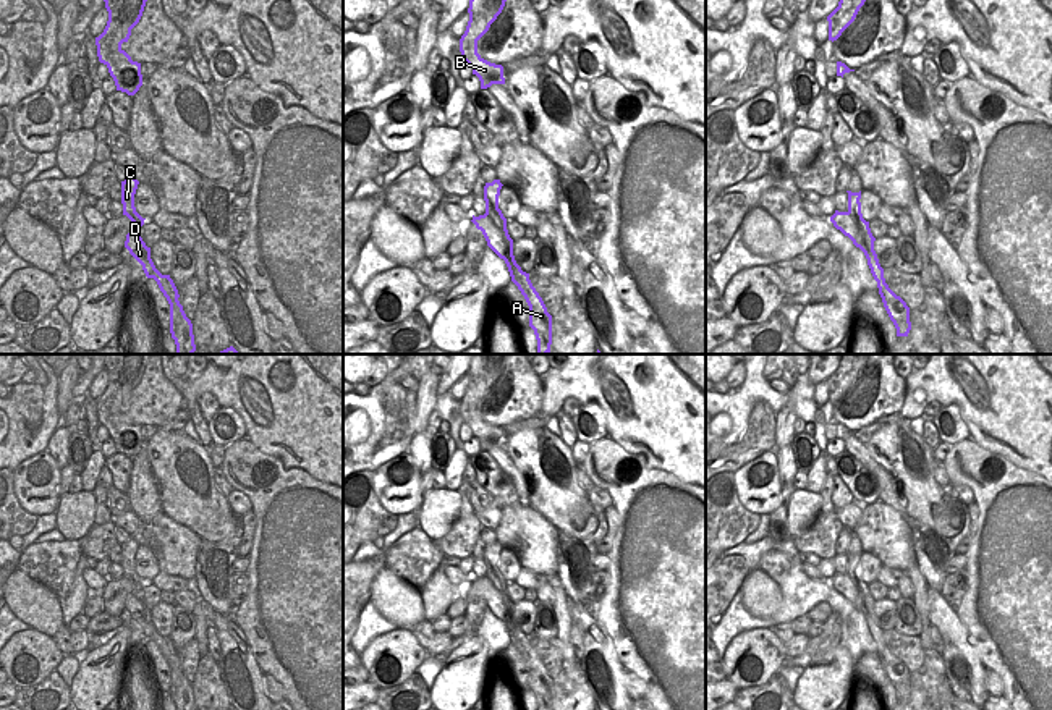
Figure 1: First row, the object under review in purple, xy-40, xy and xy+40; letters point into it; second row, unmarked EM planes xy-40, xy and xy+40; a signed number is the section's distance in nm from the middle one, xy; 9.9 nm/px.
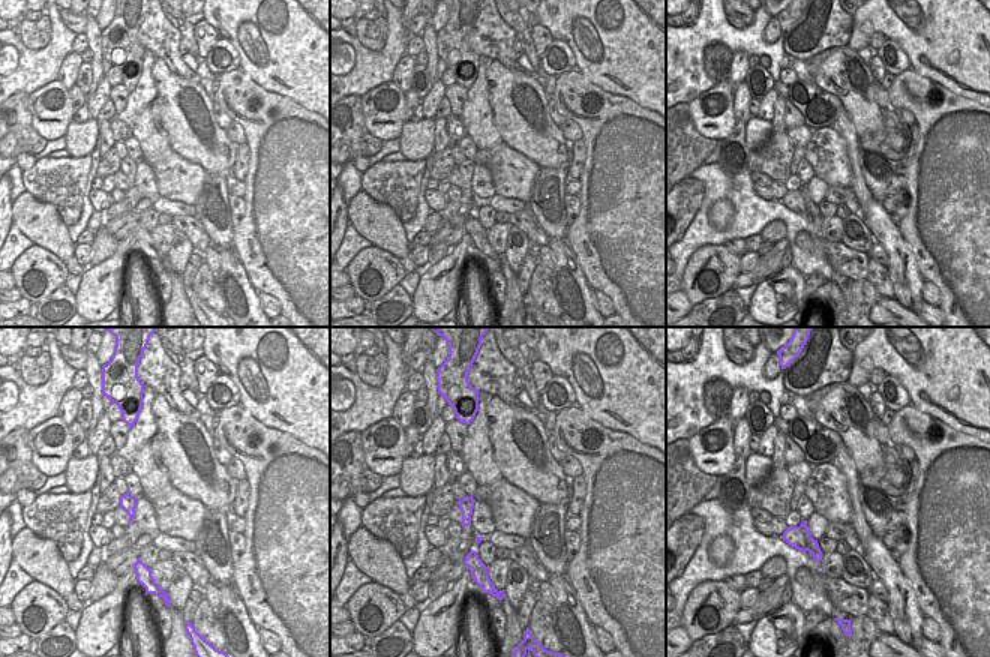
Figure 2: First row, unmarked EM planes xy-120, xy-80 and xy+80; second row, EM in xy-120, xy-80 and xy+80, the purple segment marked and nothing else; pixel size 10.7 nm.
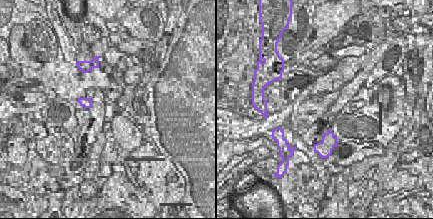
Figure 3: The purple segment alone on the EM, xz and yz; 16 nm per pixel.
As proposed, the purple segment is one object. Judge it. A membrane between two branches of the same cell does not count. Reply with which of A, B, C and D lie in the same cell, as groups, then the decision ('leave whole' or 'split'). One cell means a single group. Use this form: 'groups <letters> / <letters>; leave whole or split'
groups A B C / D; split

